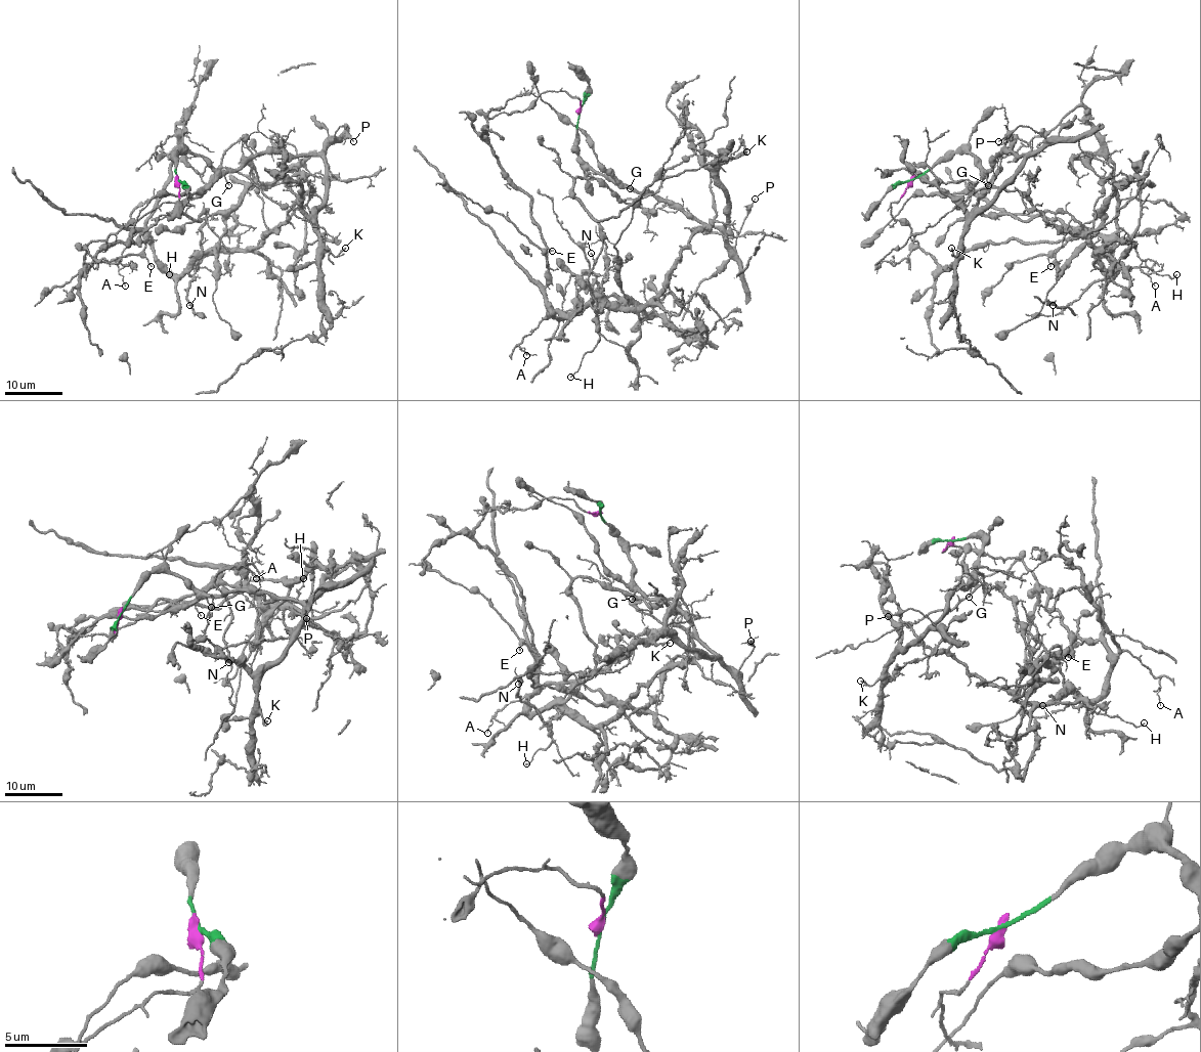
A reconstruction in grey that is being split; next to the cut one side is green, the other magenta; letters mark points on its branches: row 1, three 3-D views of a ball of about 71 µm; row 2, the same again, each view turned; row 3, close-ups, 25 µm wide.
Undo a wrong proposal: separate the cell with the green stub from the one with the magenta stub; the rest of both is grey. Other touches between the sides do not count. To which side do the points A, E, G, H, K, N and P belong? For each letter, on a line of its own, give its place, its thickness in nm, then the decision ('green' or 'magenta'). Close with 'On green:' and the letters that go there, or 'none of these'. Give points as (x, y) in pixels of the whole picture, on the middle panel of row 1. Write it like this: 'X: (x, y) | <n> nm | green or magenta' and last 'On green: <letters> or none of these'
A: (526, 355) | 100 nm | magenta
E: (552, 251) | 100 nm | magenta
G: (630, 188) | 120 nm | green
H: (570, 377) | 140 nm | magenta
K: (746, 151) | 190 nm | green
N: (591, 253) | 100 nm | magenta
P: (755, 199) | 90 nm | green
On green: G, K, P

